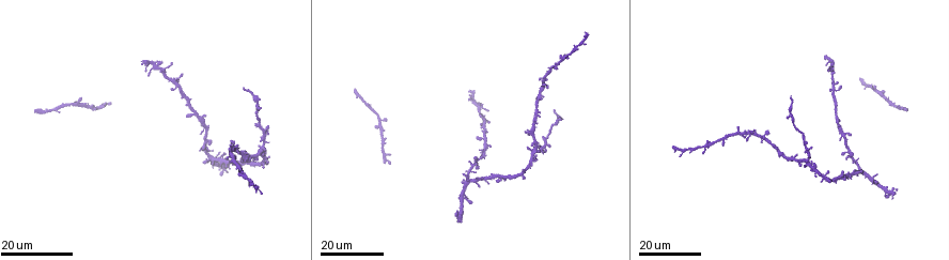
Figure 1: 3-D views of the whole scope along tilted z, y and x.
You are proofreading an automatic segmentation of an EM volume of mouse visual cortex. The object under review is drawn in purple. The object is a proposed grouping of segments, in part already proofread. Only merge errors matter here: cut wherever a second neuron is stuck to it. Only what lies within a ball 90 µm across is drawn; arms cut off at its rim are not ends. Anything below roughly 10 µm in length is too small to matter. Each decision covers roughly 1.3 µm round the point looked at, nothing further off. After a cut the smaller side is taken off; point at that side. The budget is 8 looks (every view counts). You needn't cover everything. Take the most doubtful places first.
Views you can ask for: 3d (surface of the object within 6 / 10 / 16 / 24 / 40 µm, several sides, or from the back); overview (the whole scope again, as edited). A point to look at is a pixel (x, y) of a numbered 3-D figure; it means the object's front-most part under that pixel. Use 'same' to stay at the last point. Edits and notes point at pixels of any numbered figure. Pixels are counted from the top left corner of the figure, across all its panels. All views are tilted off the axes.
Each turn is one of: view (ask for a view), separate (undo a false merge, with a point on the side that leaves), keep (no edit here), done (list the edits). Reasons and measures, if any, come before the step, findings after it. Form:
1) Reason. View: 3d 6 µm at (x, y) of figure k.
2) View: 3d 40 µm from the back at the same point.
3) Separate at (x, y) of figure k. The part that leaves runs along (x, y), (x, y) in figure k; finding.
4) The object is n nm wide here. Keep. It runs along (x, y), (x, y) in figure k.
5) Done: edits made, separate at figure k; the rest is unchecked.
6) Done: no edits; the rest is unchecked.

Looks like a crossing. View: 3d 24 µm at (472, 171) of figure 1.

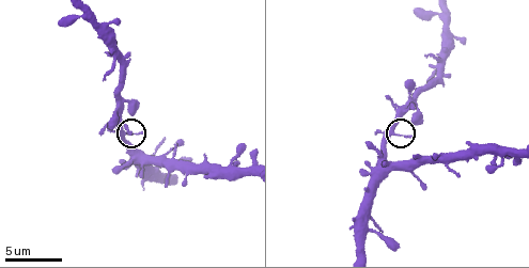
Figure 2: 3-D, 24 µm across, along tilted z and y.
View: 3d 10 µm at (118, 130) of figure 2.

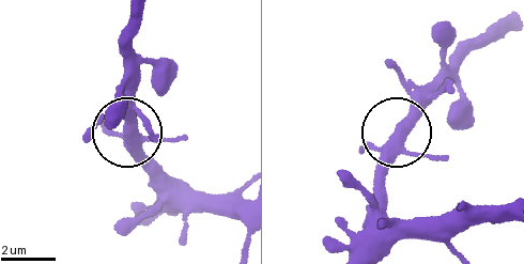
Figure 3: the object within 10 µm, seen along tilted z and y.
The object is 370 nm wide here. Keep. It runs along (401, 129), (422, 88) in figure 3; one neuron here.

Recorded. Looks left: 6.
Three arms meet. View: 3d 10 µm at (391, 171) of figure 2.

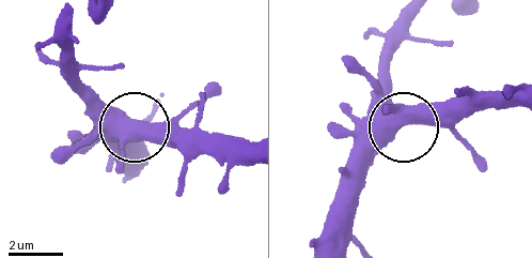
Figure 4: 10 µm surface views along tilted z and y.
3 arms meet here. Keep. It runs along (407, 16), (385, 73), (401, 122), (343, 176) in figure 4; one neuron here.

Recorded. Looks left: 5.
Looks like a crossing. View: 3d 16 µm at (808, 160) of figure 1.

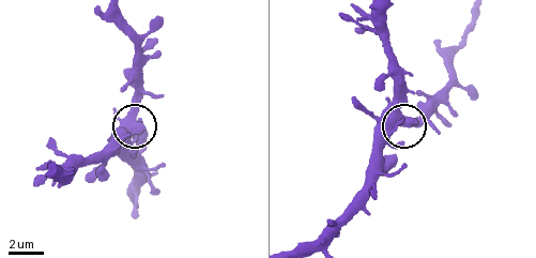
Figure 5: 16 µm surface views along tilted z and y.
Closer look. View: 3d 10 µm at (402, 113) of figure 5.

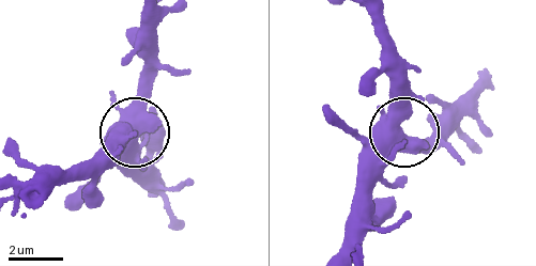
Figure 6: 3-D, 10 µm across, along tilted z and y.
4 arms meet here. Keep. All the same neuron.

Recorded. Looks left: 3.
Two arms in line, one across. View: 3d 24 µm at (876, 92) of figure 1.

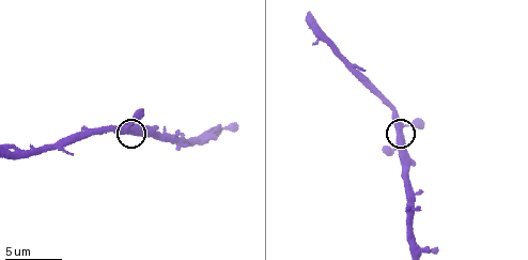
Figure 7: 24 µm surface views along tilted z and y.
View: 3d 10 µm at (400, 131) of figure 7.

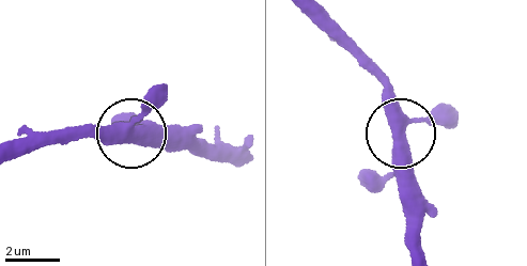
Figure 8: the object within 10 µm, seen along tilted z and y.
View: 3d 6 µm at (129, 139) of figure 8.

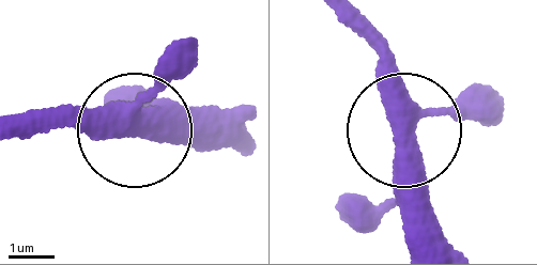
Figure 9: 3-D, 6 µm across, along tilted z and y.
The side arm is 13 µm long. Keep. All the same neuron.

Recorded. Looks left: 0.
Done: no edits; the rest is unchecked.

